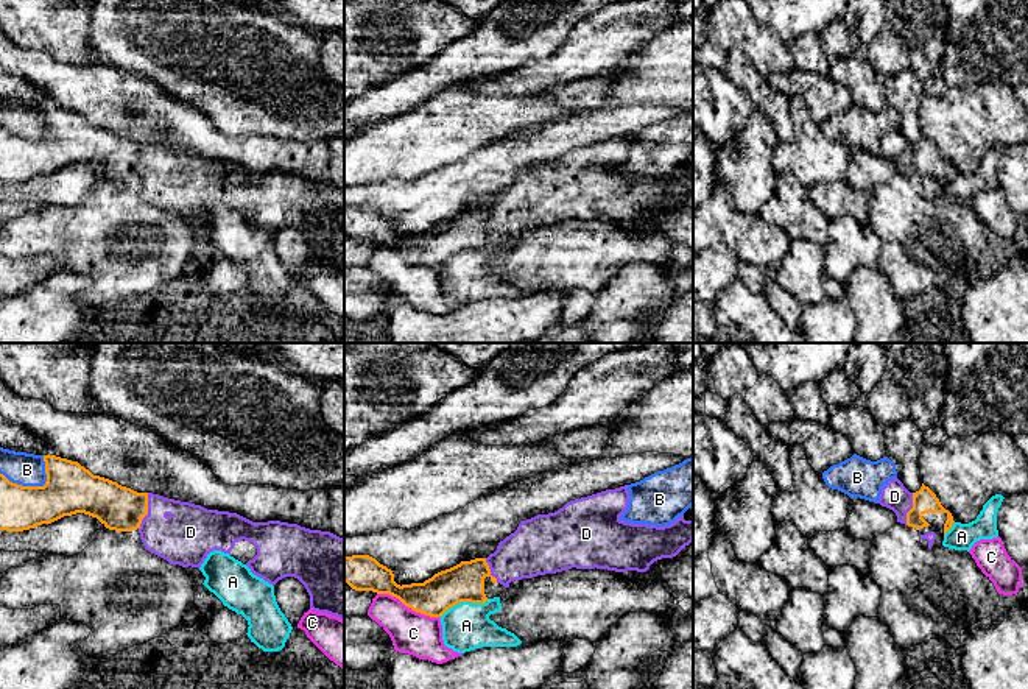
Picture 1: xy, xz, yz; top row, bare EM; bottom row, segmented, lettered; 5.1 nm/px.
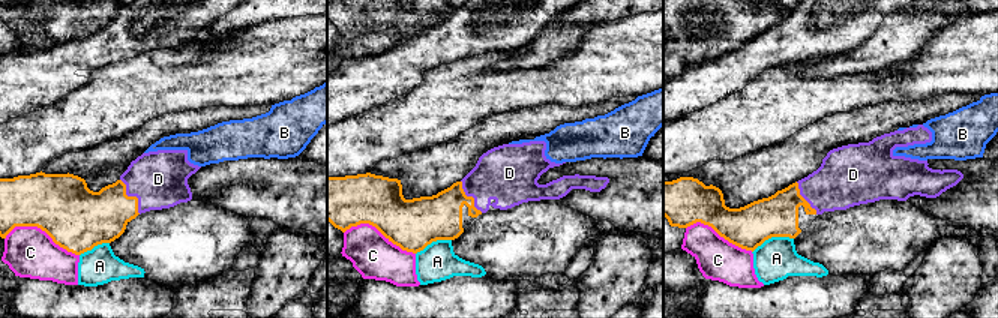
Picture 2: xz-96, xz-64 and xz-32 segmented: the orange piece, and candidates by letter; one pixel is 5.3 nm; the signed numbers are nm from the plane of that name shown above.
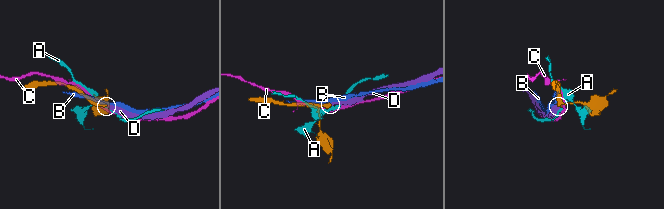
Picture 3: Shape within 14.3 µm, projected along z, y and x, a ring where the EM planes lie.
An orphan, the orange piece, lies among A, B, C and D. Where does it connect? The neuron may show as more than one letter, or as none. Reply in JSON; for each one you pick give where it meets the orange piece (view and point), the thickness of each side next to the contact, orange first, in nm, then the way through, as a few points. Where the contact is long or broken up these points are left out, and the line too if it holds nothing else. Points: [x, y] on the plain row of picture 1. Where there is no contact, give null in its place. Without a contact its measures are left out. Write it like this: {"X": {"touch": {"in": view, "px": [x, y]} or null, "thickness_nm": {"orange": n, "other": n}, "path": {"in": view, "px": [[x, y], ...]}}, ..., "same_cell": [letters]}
{"D": {"touch": {"in": "xy", "px": [147, 162]}, "thickness_nm": {"orange": 240, "other": 280}}, "same_cell": ["D"]}

